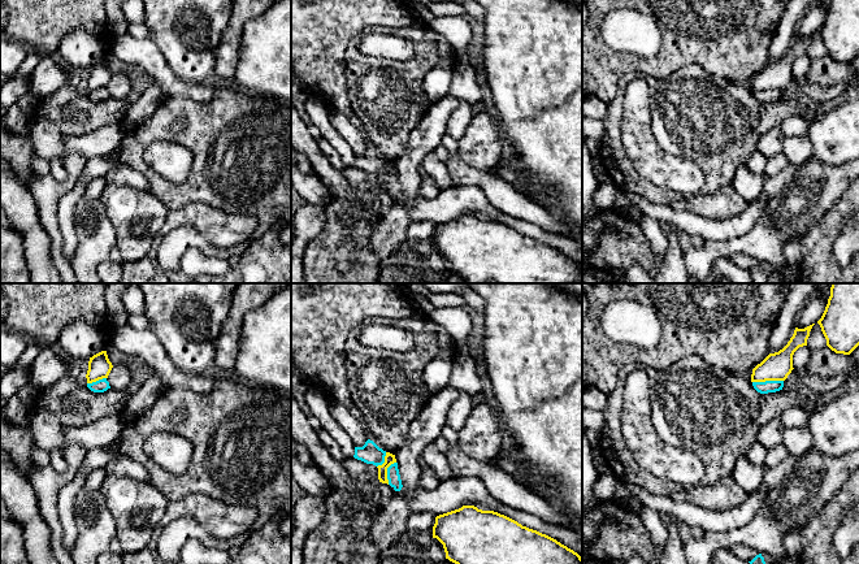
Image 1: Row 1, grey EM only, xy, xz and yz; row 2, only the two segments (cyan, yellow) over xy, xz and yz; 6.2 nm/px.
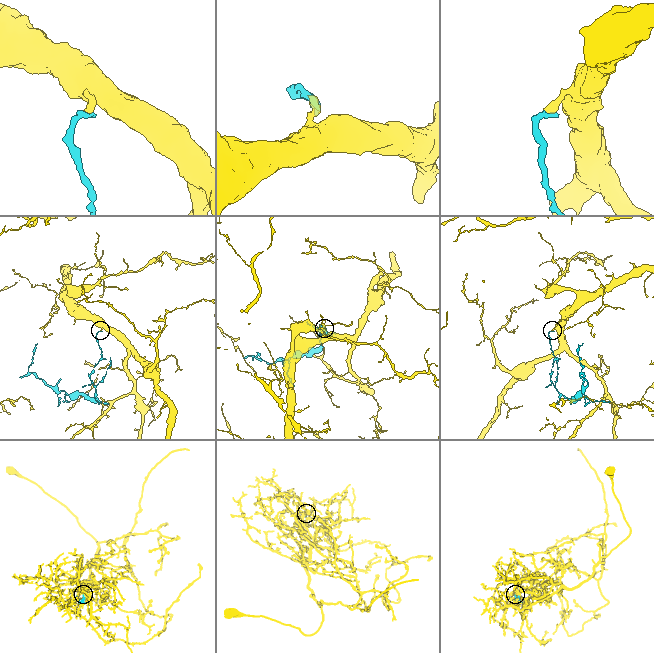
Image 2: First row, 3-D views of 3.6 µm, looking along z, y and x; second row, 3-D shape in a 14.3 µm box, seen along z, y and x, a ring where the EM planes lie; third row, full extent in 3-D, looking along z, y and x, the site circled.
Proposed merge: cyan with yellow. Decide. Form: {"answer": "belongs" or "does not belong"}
{"answer": "does not belong"}

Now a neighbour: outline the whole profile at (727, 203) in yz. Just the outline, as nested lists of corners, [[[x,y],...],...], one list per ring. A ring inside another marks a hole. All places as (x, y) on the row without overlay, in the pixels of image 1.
[[[726,185],[713,195],[691,195],[673,204],[673,209],[682,209],[704,218],[723,221],[738,216],[747,201],[736,192],[732,185]]]

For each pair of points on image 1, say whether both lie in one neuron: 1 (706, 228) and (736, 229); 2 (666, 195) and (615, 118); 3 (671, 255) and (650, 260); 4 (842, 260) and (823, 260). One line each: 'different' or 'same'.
1: same
2: same
3: different
4: different

